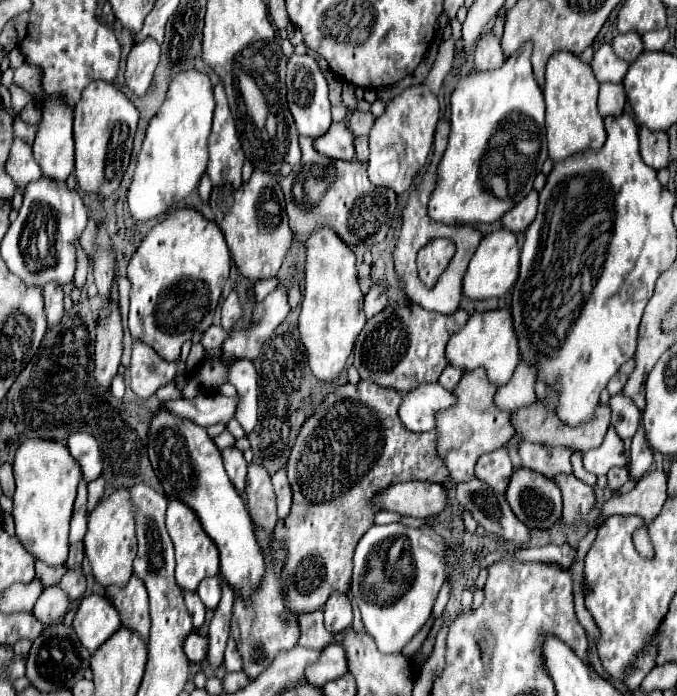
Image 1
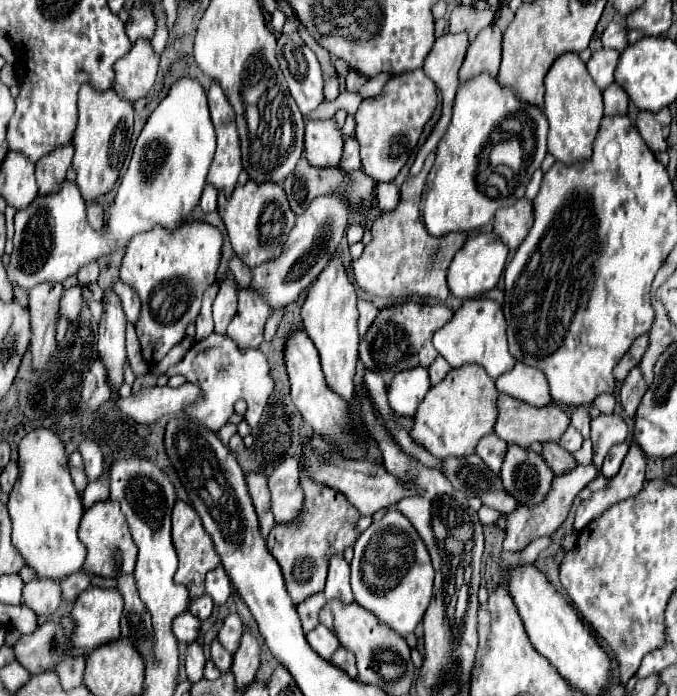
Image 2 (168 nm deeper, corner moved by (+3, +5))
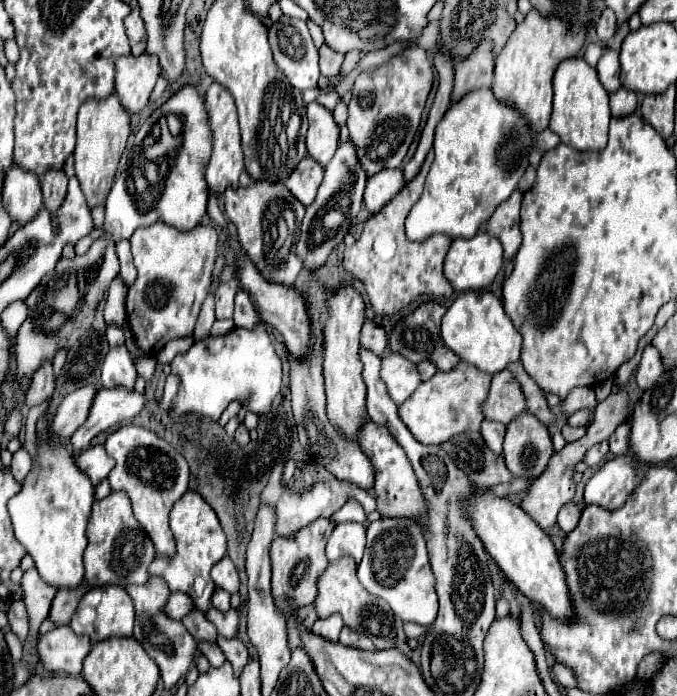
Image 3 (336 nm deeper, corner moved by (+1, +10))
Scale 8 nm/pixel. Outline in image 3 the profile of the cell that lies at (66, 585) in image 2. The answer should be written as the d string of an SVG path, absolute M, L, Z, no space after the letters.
M83 585L81 589L75 591L67 591L67 589L59 589L53 603L51 603L51 611L49 611L49 621L53 623L69 623L73 613L77 611L77 605L81 601L81 597L87 593L87 587Z

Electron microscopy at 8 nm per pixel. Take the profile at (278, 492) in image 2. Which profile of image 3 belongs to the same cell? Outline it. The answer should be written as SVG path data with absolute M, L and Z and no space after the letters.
M323 469L323 475L319 477L319 481L309 491L303 491L303 493L289 491L287 487L283 487L281 477L273 475L271 481L269 481L269 485L261 493L261 503L265 503L265 505L269 505L269 507L275 509L275 513L277 513L277 523L275 523L277 535L281 535L281 537L293 537L297 531L301 531L303 527L307 527L315 519L319 519L319 517L331 517L337 509L341 509L345 505L345 501L349 497L354 497L360 503L366 515L377 509L376 499L367 491L355 487L353 483L339 481L335 475L331 475L325 469Z

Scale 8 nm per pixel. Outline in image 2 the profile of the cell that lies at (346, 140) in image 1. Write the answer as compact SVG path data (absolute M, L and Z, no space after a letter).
M333 118L307 120L305 156L313 166L339 166L343 156L343 134Z

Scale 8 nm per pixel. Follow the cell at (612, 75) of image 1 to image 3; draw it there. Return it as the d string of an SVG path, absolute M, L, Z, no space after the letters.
M605 49L599 63L597 63L597 73L599 73L599 81L601 85L613 93L617 89L621 89L621 81L619 81L619 53L615 49Z

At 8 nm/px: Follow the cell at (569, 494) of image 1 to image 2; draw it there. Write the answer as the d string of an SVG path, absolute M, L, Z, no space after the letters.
M547 442L545 448L543 448L543 458L547 462L547 466L553 470L555 476L561 476L561 474L567 474L569 470L573 470L577 464L575 464L575 458L571 454L567 454L567 450L563 450L557 442Z

